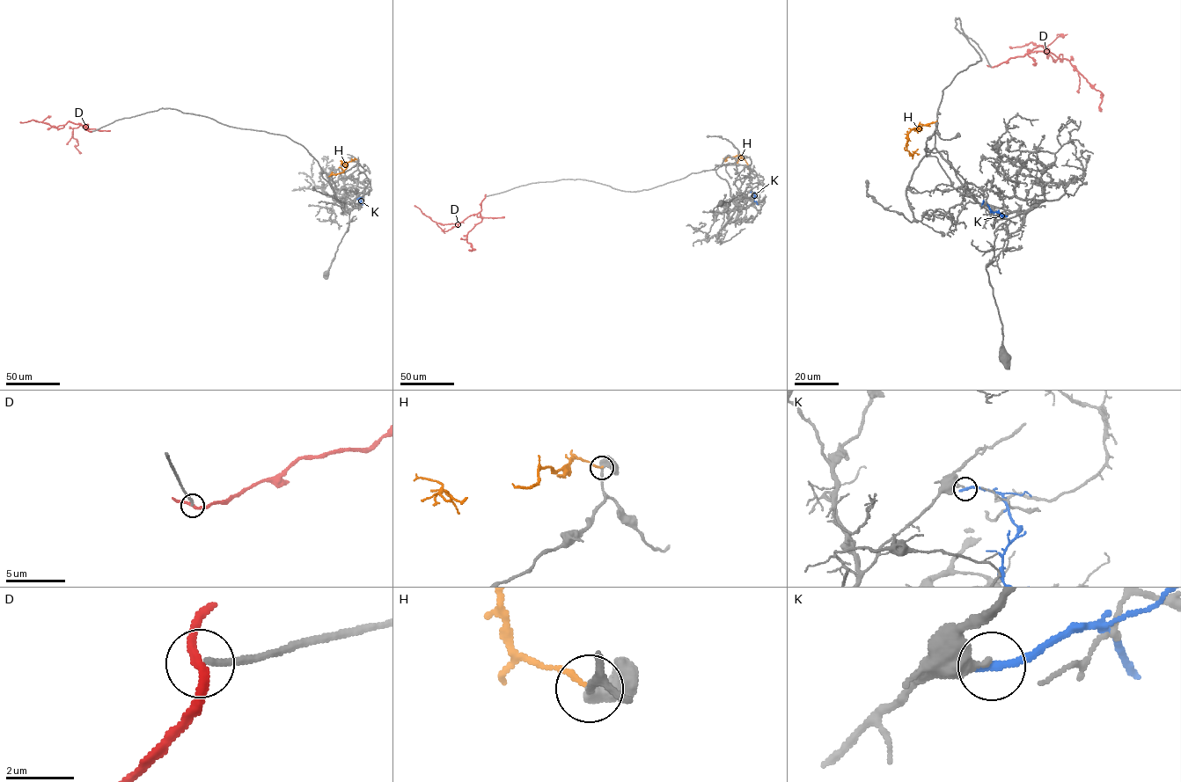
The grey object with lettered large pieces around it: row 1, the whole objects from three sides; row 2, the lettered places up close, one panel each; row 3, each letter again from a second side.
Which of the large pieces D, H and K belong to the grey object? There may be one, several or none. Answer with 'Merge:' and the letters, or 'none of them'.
Merge: none of them

